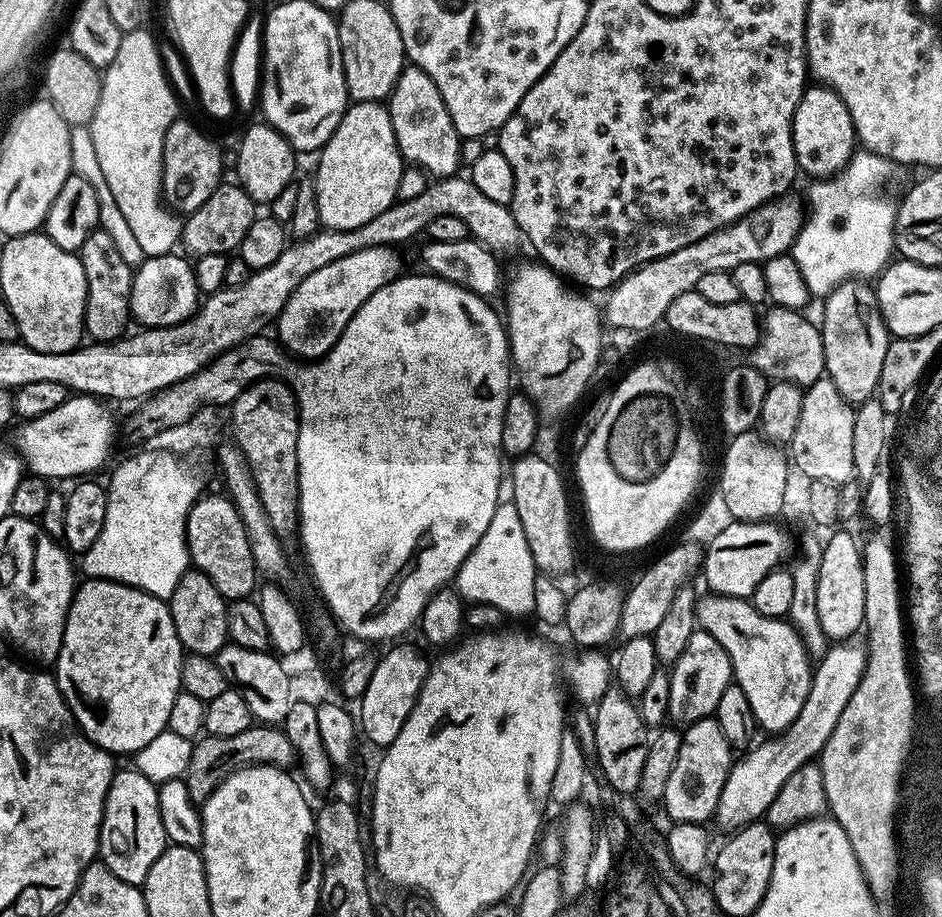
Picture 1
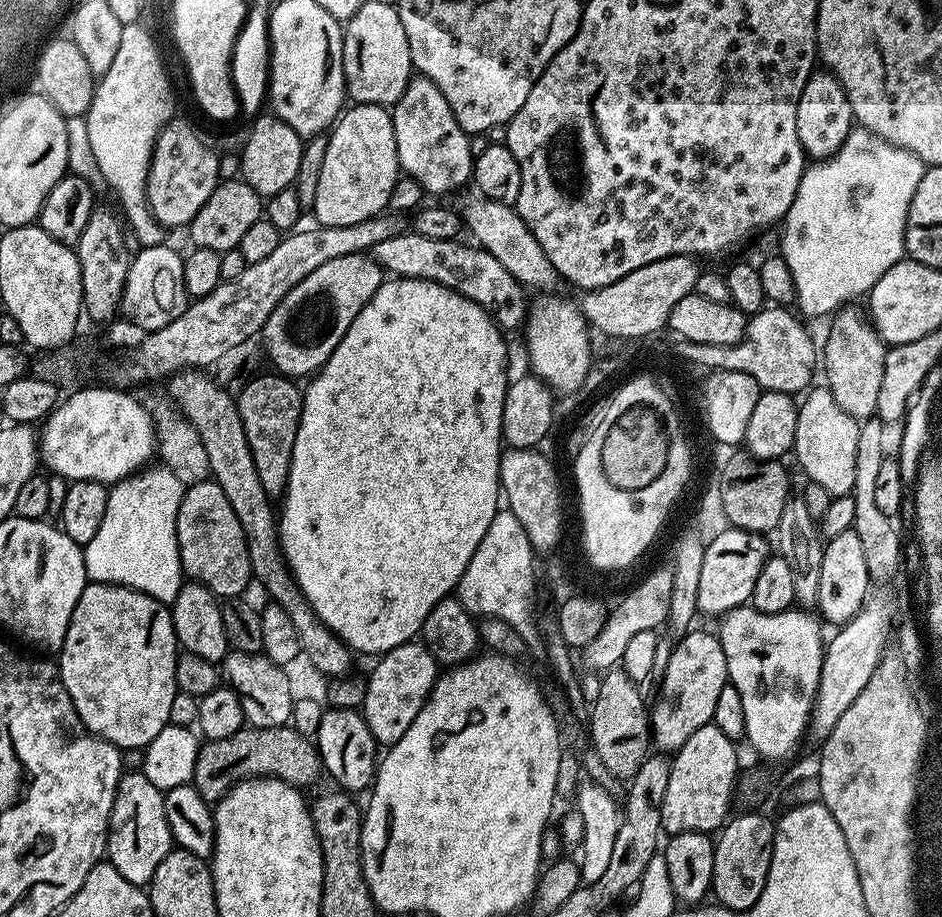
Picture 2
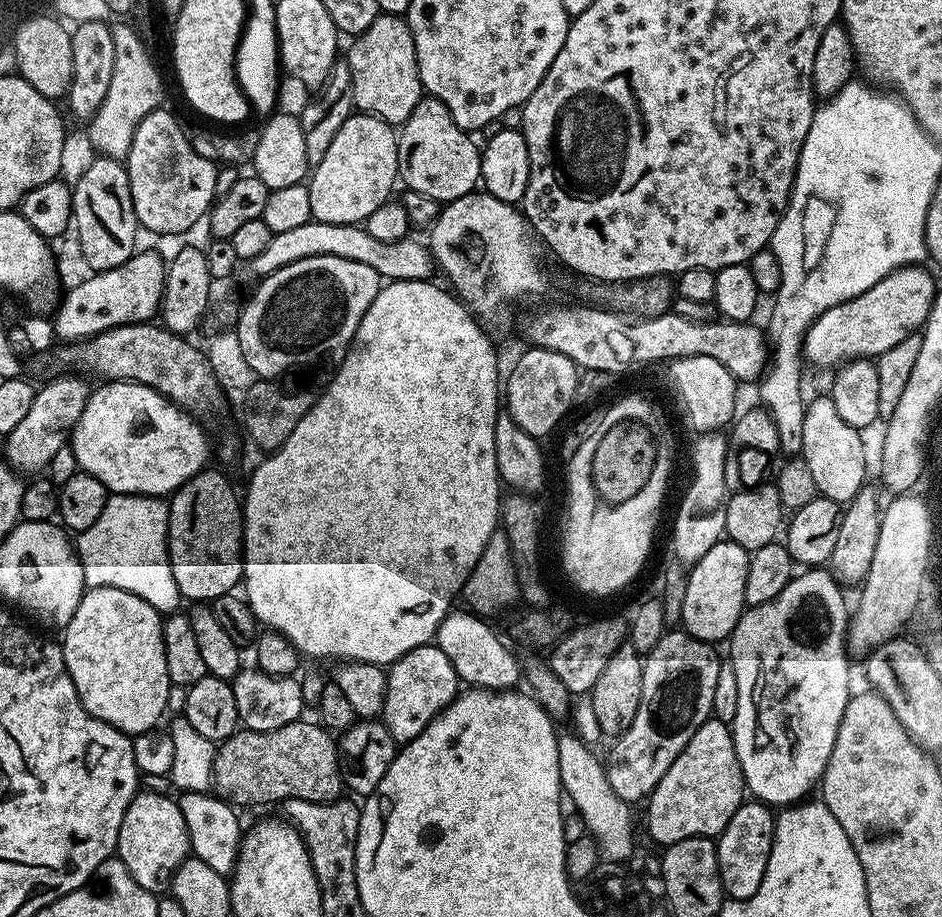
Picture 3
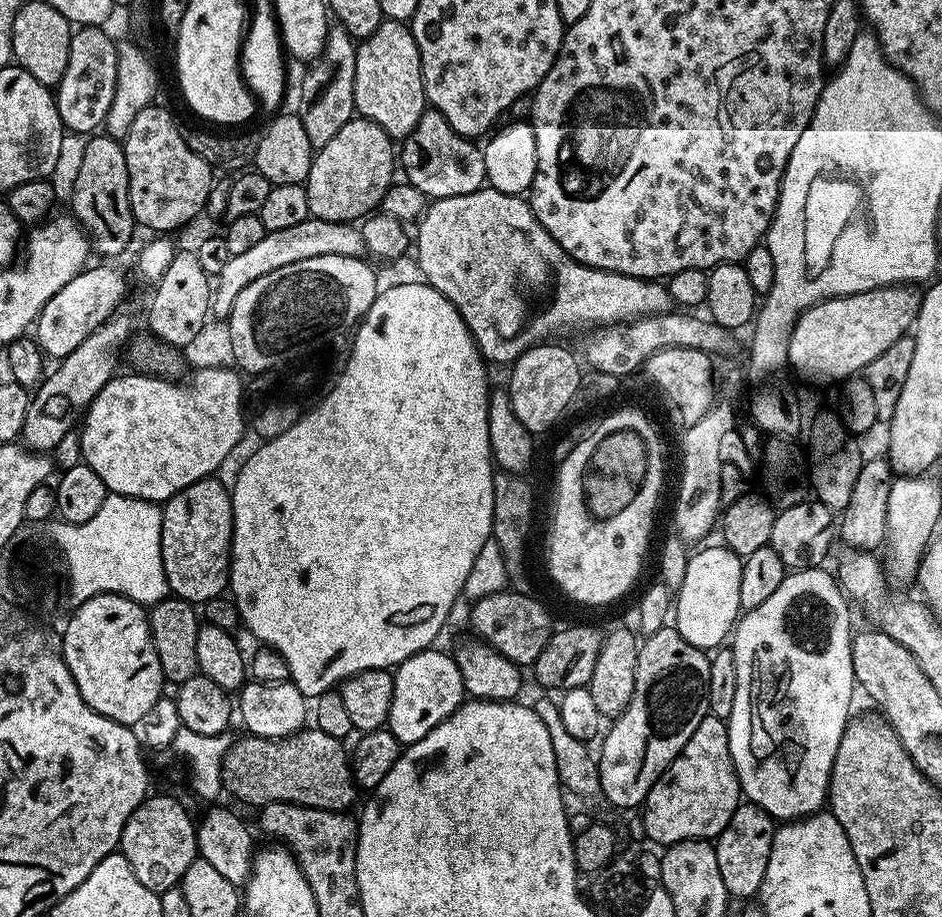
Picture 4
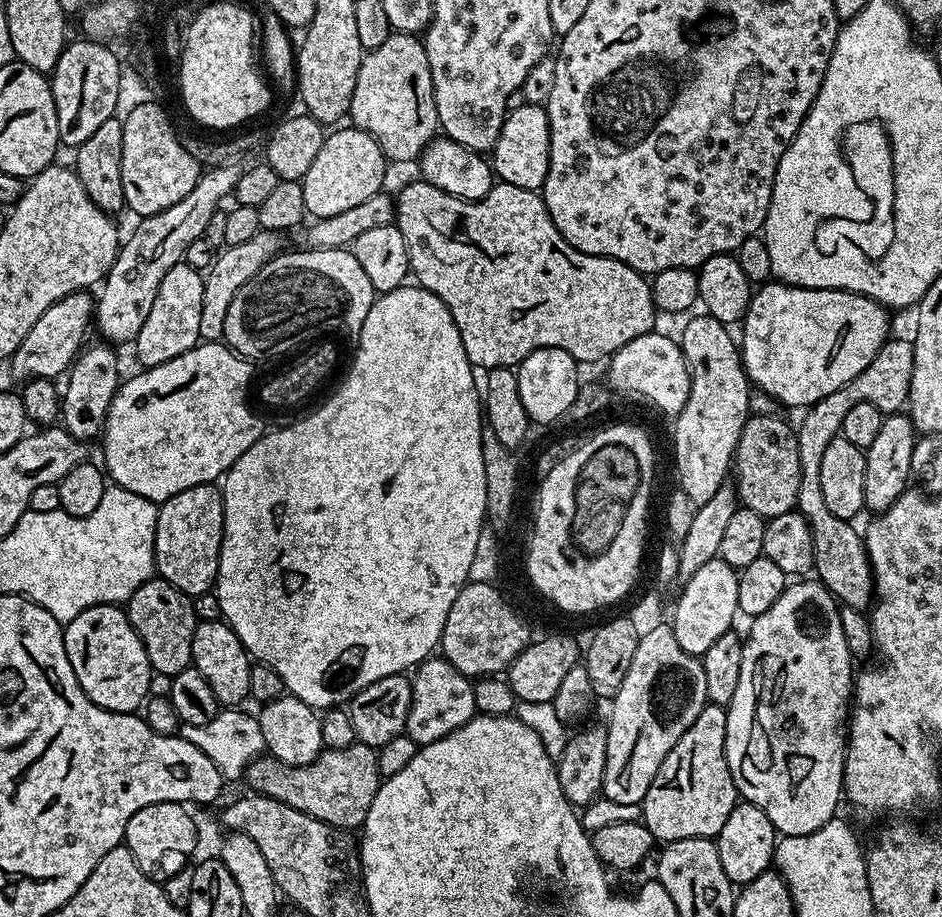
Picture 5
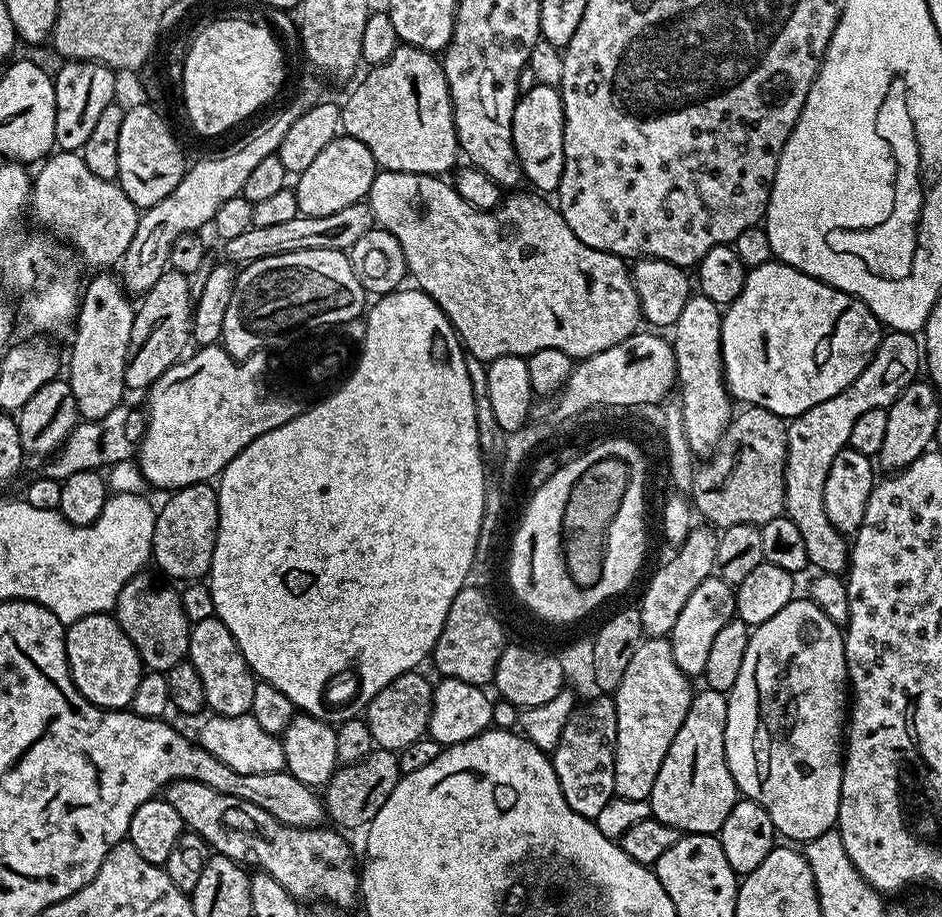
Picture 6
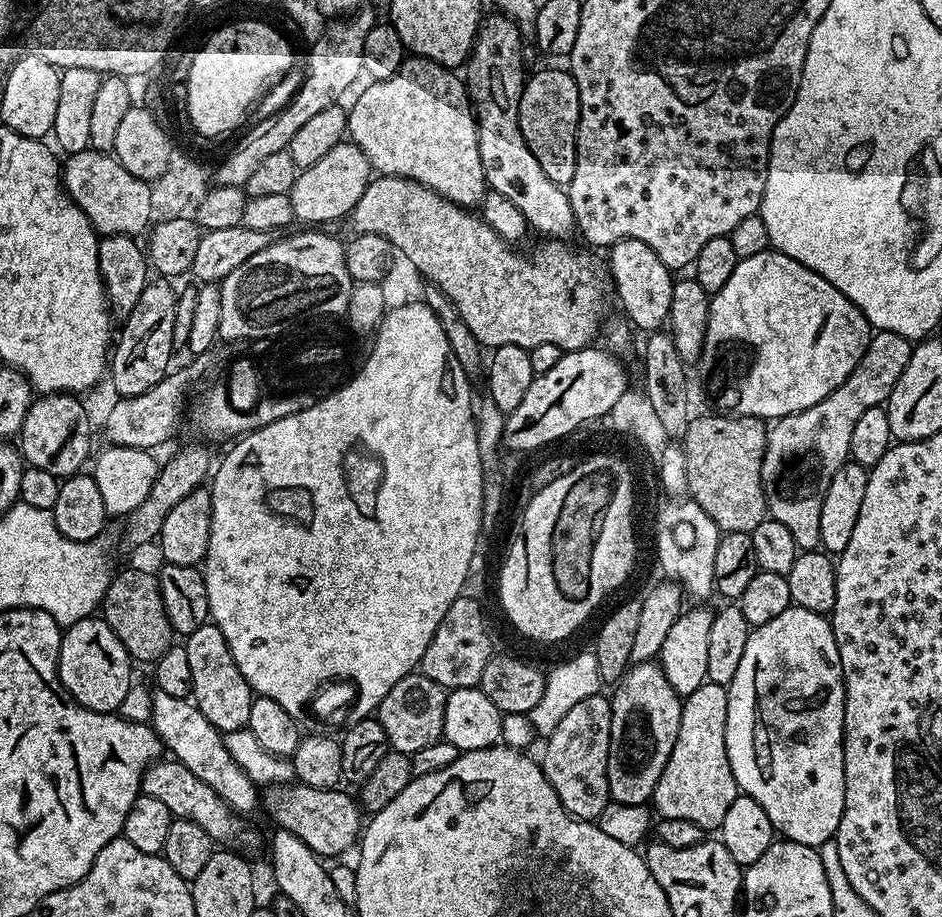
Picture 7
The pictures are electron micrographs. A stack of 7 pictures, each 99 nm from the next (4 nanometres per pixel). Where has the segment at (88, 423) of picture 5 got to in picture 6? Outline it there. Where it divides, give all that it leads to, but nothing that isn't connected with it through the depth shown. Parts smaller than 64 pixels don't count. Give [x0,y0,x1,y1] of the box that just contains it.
[66,272,136,421]

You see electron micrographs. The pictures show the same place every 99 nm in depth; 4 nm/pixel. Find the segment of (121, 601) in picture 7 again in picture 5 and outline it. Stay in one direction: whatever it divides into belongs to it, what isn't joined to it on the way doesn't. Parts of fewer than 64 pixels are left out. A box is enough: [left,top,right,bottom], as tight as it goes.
[126,578,198,677]

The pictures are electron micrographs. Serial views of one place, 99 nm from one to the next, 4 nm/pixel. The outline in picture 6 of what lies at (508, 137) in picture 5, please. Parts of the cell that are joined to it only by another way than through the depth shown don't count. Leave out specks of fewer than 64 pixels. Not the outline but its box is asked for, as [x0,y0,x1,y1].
[511,83,565,194]

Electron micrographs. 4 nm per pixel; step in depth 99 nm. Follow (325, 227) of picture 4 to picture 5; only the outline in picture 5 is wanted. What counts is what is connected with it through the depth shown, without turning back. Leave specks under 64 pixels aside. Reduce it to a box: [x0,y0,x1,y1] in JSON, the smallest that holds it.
[198,230,281,342]

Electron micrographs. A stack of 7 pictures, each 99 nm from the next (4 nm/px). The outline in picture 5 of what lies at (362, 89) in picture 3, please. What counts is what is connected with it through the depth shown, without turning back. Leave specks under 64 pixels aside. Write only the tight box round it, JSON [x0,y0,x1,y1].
[348,31,440,161]

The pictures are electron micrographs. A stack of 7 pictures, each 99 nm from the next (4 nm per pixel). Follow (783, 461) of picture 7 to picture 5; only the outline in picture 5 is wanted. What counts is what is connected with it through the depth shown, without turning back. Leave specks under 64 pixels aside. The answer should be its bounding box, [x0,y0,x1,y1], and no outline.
[794,338,914,610]

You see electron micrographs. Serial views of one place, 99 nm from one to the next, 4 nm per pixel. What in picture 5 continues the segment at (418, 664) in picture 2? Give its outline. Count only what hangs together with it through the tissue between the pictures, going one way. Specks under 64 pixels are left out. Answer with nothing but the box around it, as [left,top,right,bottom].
[406,658,477,746]

